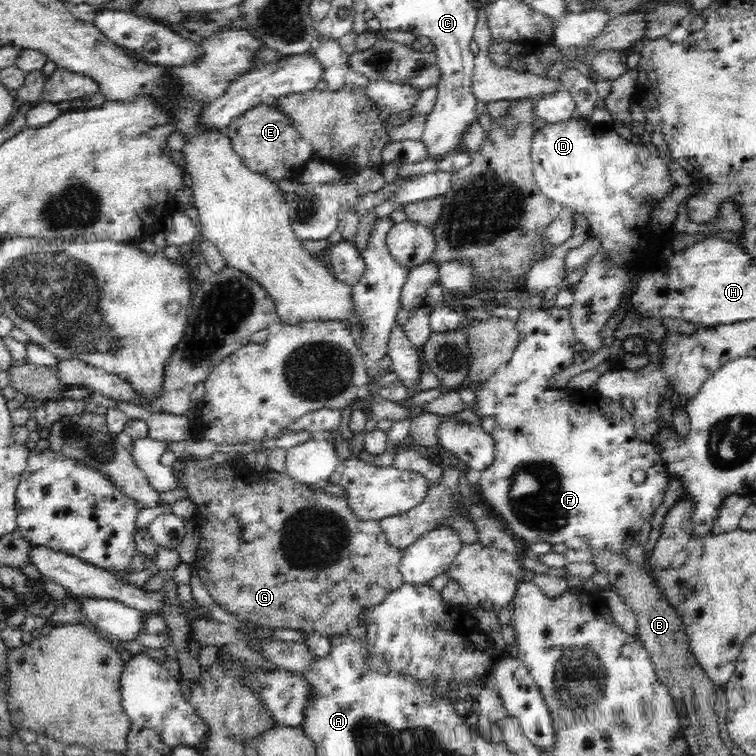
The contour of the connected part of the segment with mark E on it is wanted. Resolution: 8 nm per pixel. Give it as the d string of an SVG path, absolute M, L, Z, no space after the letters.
M268 100L258 103L227 126L225 133L230 137L231 145L243 163L257 174L271 182L292 181L301 176L307 162L315 158L312 145L300 136L292 126L292 119L272 107Z

